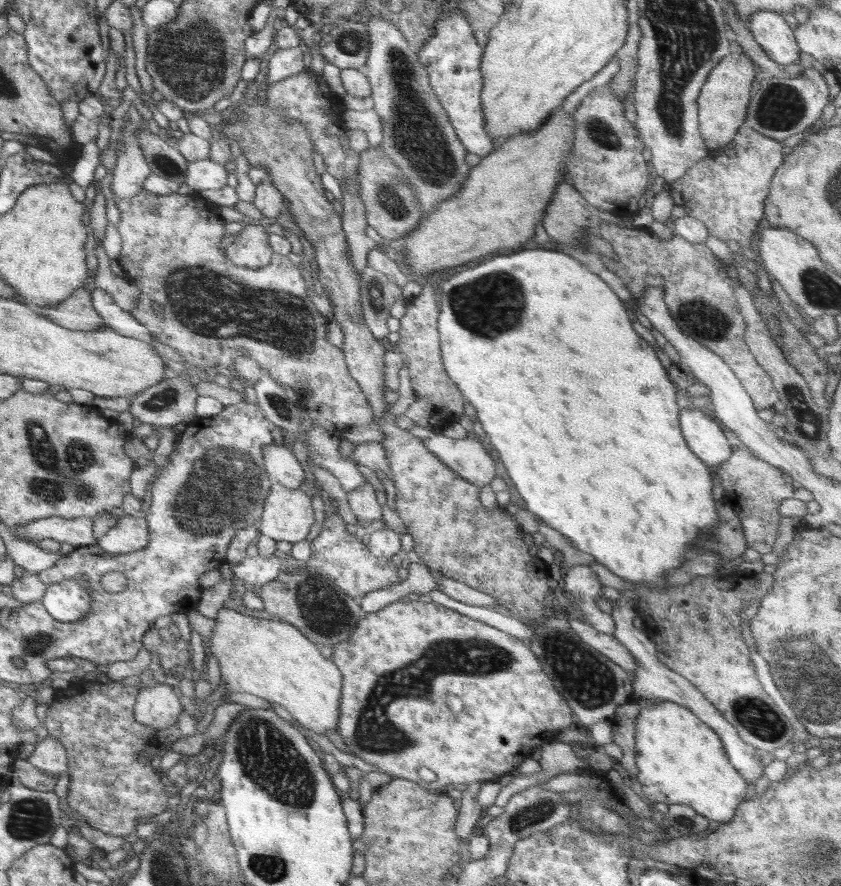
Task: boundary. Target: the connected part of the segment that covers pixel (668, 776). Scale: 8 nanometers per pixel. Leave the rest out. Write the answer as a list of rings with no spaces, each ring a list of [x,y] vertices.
[[[662,701],[640,711],[635,720],[635,753],[635,765],[639,772],[636,780],[644,792],[643,798],[652,805],[657,802],[685,804],[710,820],[725,823],[744,801],[748,782],[730,764],[720,737],[688,708]]]

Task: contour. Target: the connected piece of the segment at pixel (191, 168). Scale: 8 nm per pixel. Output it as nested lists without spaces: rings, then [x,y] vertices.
[[[209,158],[188,163],[185,174],[186,186],[193,188],[196,193],[226,186],[228,173],[232,172],[231,165],[216,164]]]

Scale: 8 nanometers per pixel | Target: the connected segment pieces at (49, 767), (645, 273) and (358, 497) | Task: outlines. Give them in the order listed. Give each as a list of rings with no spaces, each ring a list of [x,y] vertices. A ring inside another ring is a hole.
[[[49,735],[35,744],[34,751],[26,761],[56,779],[67,770],[67,754],[64,745],[57,738]]]
[[[608,222],[600,223],[600,227],[594,228],[594,230],[613,246],[614,252],[617,252],[617,258],[606,258],[600,254],[602,262],[608,270],[615,272],[626,283],[628,290],[637,300],[643,295],[643,290],[646,287],[660,287],[665,292],[664,300],[666,300],[665,303],[672,318],[676,324],[680,325],[682,332],[702,344],[704,348],[715,352],[728,364],[746,389],[756,410],[771,408],[775,402],[778,402],[779,396],[771,376],[756,362],[746,346],[743,334],[747,324],[736,302],[735,291],[731,285],[732,280],[725,271],[723,261],[716,257],[705,243],[691,243],[676,234],[666,241],[652,232],[637,230],[634,227],[630,229],[621,224]]]
[[[369,483],[356,488],[353,492],[347,494],[350,509],[353,510],[357,526],[363,526],[370,529],[370,524],[374,520],[380,520],[382,517],[381,506],[376,500],[376,492]]]

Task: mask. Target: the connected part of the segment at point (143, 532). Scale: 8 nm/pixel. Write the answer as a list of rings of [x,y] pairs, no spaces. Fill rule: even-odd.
[[[125,514],[100,537],[95,550],[108,554],[126,554],[135,550],[146,550],[149,541],[149,528],[145,517],[141,514]]]

